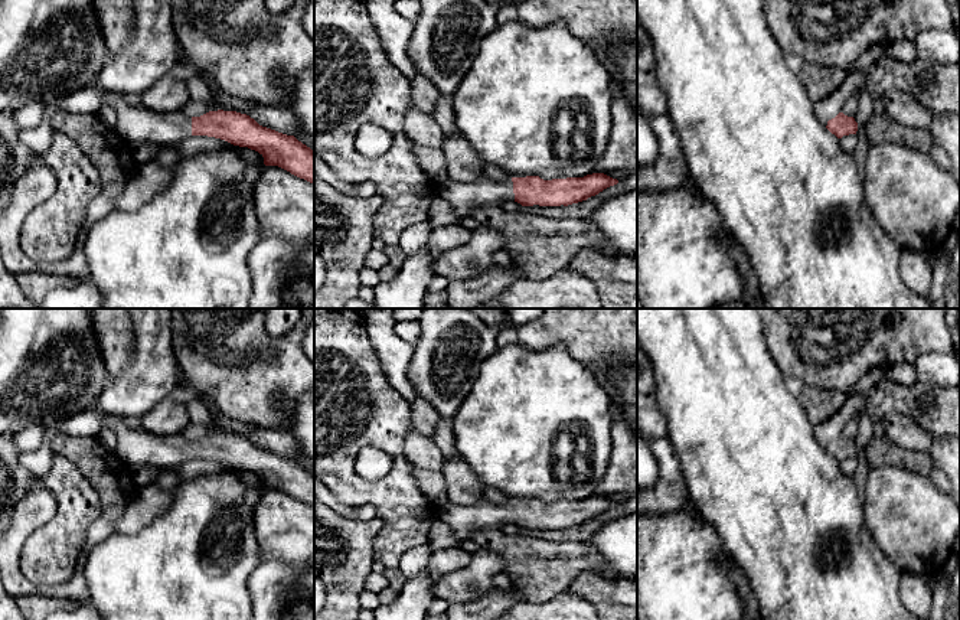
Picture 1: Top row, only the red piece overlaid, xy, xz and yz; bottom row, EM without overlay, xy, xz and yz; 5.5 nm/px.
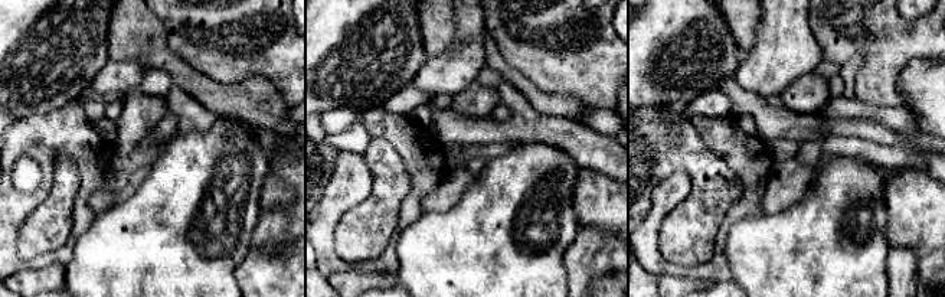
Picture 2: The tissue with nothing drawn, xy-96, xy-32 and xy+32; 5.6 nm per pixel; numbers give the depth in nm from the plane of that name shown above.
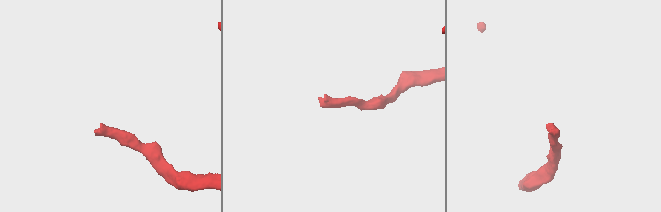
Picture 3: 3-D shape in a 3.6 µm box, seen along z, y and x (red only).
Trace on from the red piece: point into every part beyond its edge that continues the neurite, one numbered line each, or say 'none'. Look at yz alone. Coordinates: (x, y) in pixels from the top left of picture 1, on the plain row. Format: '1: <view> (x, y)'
1: yz (828, 431)

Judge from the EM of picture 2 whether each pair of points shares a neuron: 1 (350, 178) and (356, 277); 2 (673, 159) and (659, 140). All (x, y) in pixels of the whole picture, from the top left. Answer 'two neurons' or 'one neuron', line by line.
1: two neurons
2: one neuron

